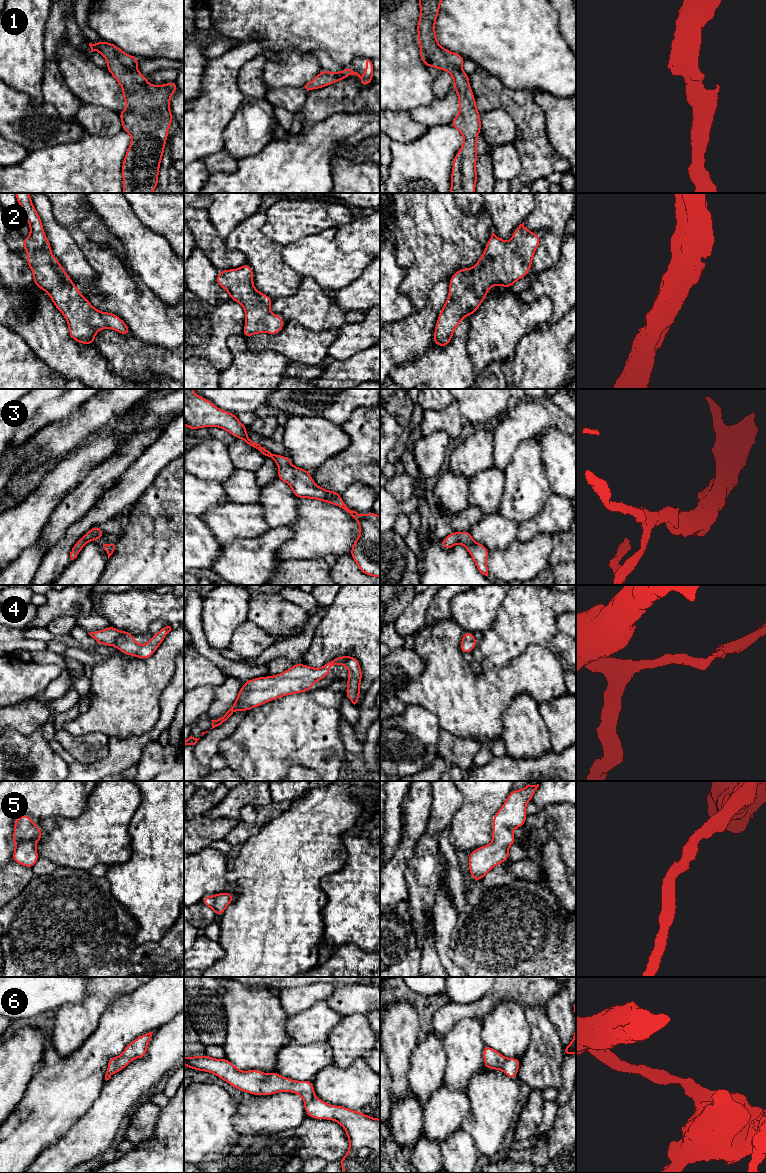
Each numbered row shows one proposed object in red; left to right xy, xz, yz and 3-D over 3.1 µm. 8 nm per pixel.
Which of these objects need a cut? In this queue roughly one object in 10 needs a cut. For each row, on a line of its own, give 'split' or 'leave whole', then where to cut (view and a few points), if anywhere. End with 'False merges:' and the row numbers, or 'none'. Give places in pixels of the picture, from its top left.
1: leave whole; no cut
2: leave whole; no cut
3: leave whole; no cut
4: leave whole; no cut
5: leave whole; no cut
6: leave whole; no cut
False merges: none

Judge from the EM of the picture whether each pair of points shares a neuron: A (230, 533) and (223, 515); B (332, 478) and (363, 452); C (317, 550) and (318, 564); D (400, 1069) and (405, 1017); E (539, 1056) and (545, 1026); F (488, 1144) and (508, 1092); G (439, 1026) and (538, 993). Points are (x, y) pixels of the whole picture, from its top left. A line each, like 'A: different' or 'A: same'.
A: same
B: same
C: different
D: same
E: same
F: same
G: same

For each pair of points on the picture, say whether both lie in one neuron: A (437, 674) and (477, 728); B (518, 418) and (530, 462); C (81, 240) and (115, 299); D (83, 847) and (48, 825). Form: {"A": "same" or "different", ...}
{"A": "same", "B": "different", "C": "same", "D": "same"}

